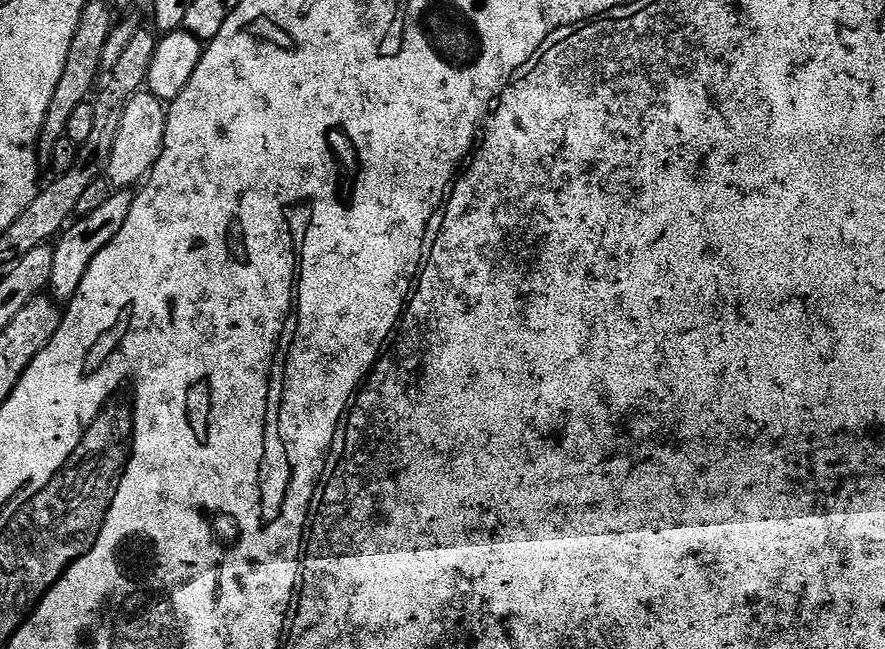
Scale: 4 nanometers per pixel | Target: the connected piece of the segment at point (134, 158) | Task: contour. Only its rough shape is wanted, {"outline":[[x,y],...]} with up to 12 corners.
{"outline":[[165,101],[126,102],[106,169],[113,189],[135,189],[162,154]]}

